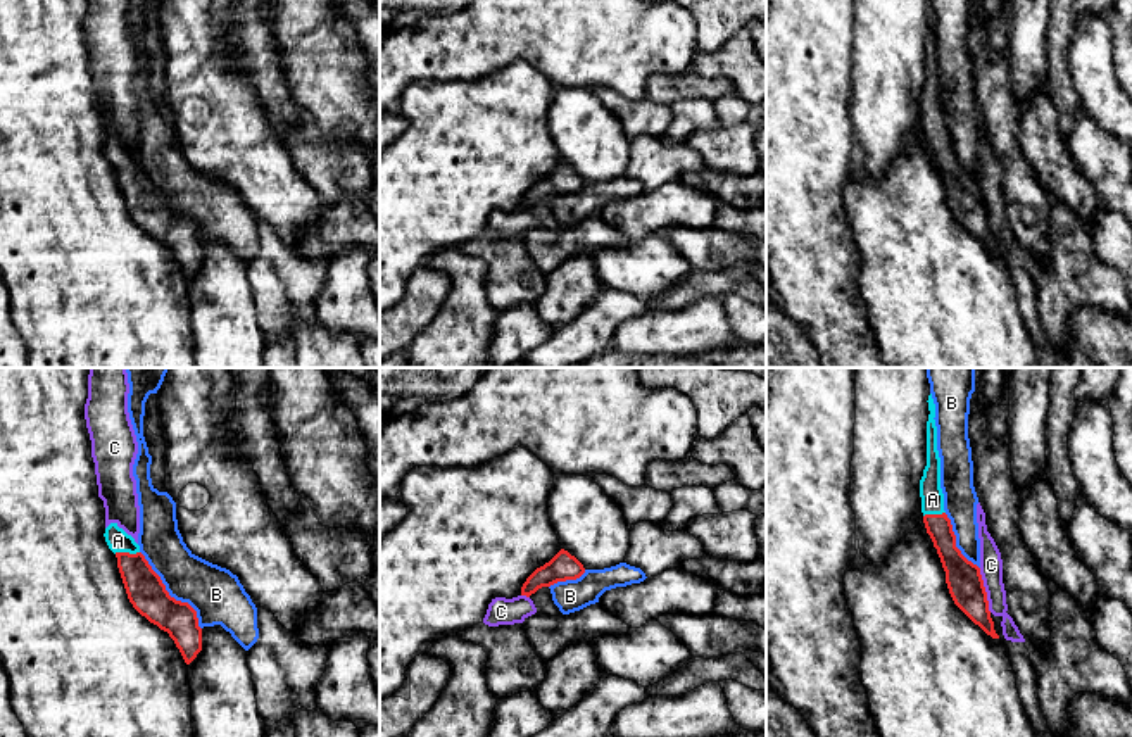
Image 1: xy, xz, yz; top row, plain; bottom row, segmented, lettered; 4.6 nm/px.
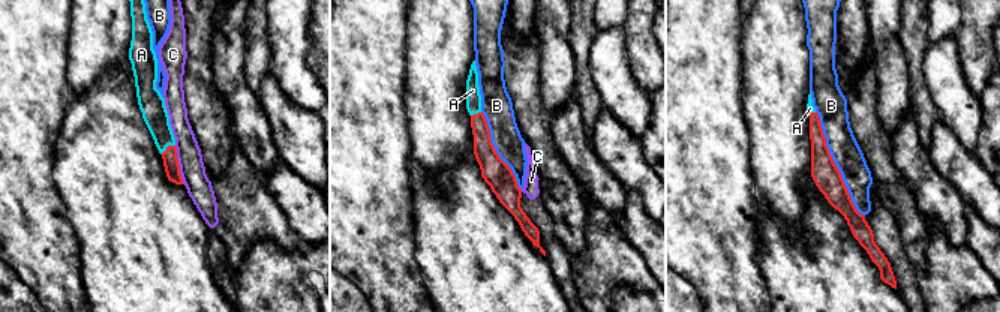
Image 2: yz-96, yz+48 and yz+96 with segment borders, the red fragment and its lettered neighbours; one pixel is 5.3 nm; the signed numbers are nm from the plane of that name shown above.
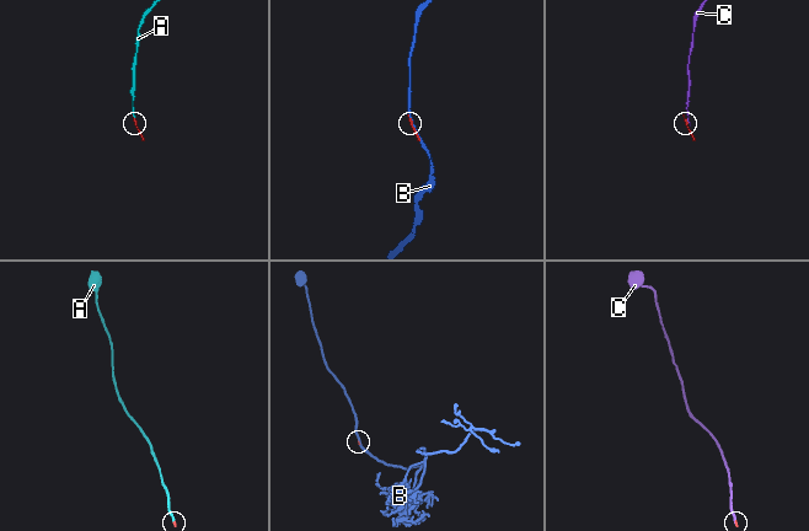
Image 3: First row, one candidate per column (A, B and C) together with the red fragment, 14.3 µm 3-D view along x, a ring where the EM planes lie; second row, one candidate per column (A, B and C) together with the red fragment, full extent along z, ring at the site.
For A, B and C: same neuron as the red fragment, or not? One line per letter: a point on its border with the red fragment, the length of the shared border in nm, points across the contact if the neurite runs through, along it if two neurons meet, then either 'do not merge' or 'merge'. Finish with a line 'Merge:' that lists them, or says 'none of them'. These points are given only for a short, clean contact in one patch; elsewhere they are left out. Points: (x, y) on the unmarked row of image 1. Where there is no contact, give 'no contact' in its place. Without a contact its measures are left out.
A: xy (126, 166) | 120 nm | across xy (145, 204), (126, 166), (118, 154) | merge
B: xy (168, 207) | 460 nm | do not merge
C: yz (984, 204) | 220 nm | along yz (979, 182), (991, 225) | do not merge
Merge: A

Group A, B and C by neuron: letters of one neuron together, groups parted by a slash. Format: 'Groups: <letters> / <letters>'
Groups: A / B / C

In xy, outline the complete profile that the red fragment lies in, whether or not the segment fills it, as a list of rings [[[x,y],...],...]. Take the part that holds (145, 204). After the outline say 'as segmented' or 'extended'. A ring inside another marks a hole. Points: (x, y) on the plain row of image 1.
[[[117,136],[105,142],[105,155],[117,171],[117,181],[133,221],[150,236],[167,245],[186,278],[202,264],[202,242],[197,224],[176,214],[152,183],[140,159]]] | extended

